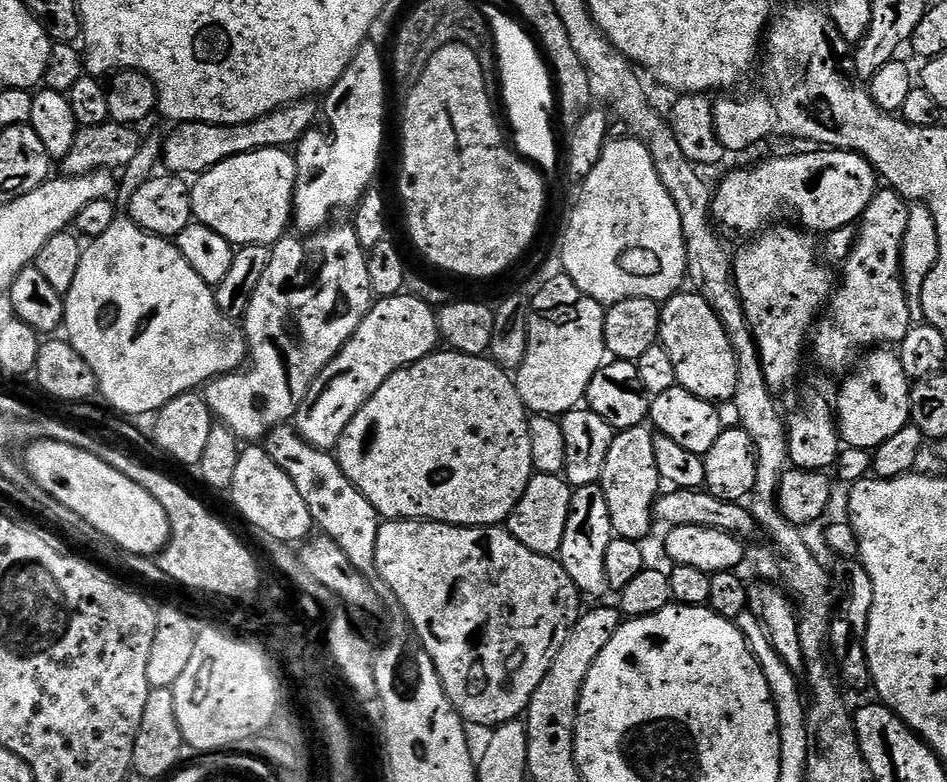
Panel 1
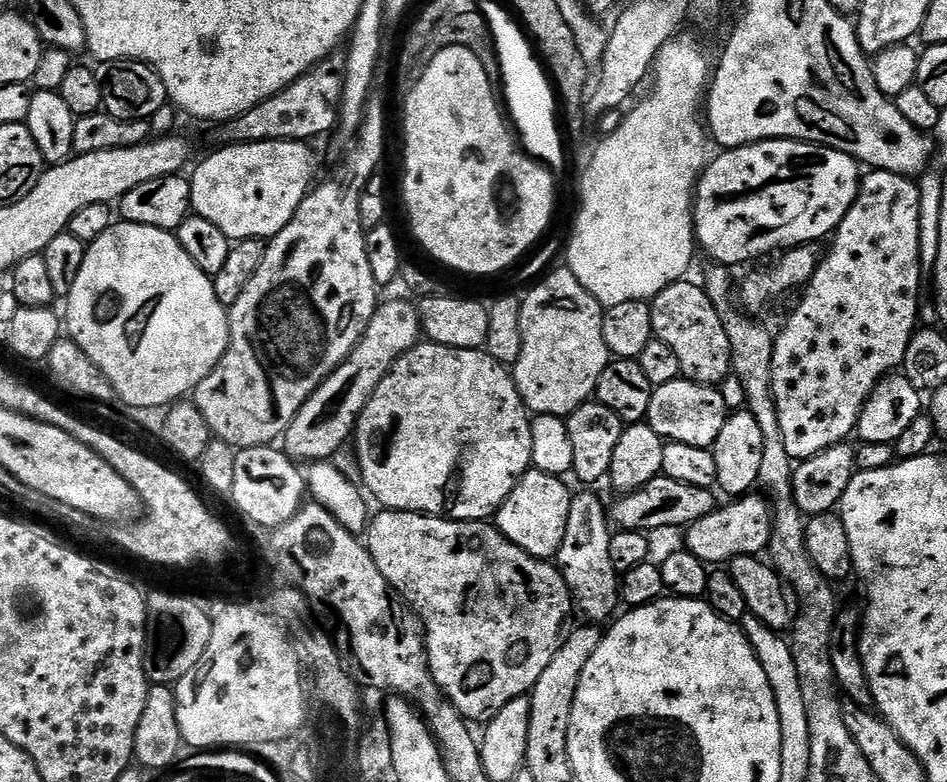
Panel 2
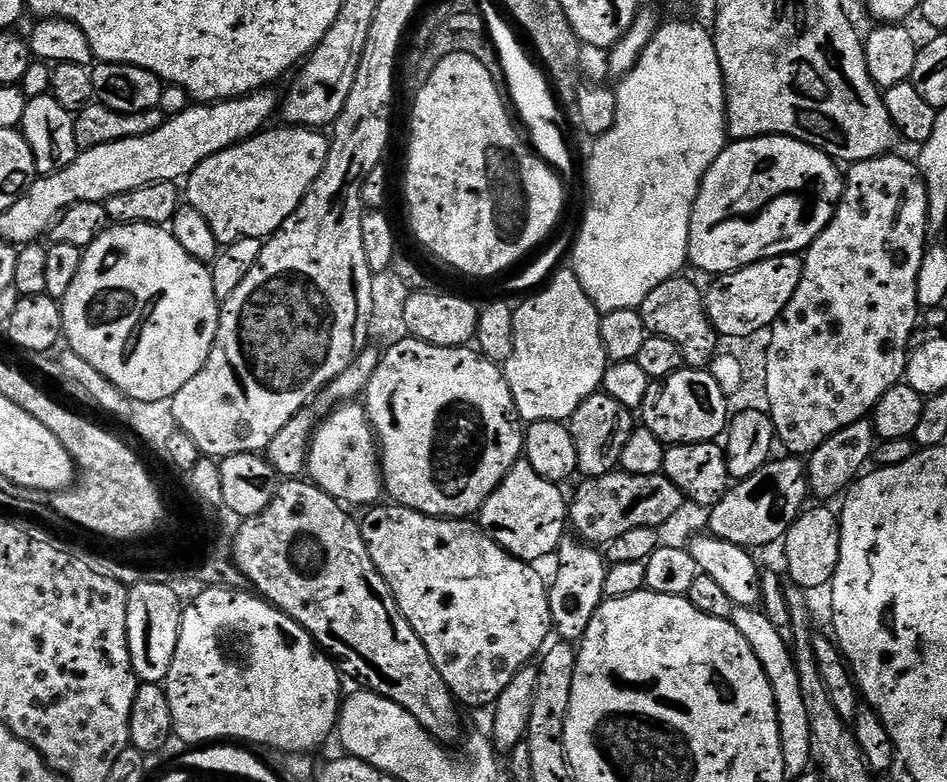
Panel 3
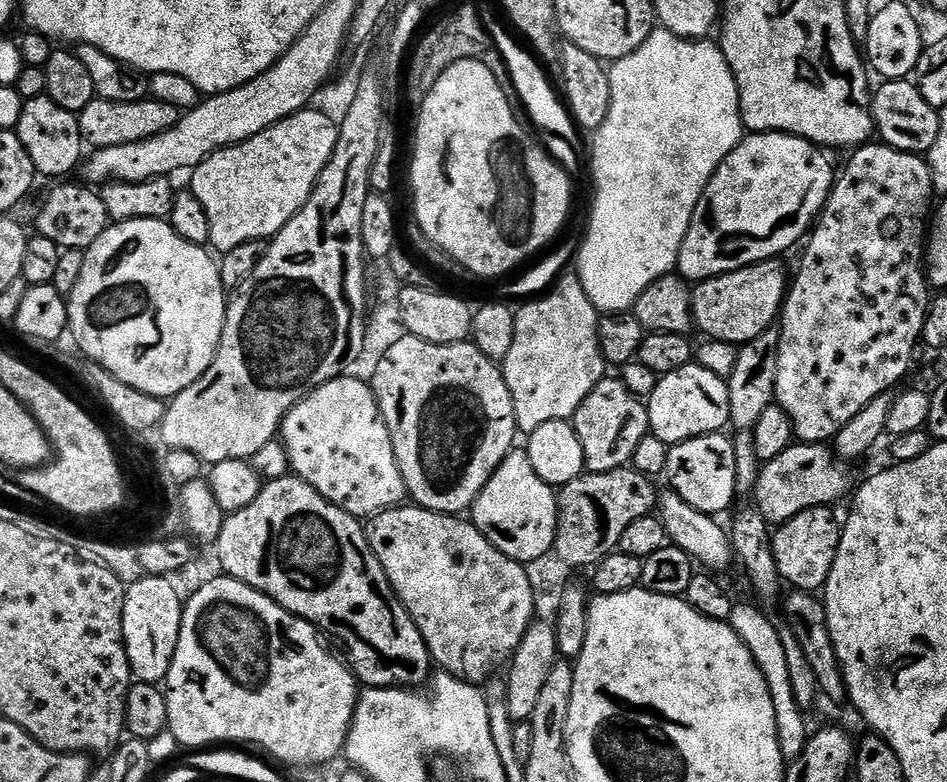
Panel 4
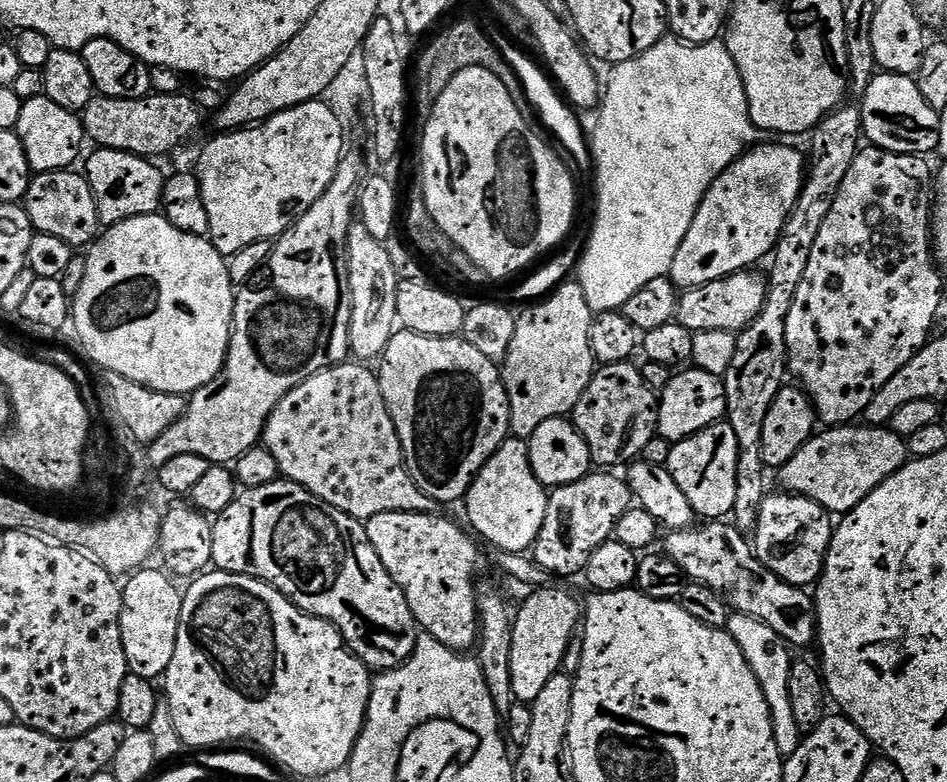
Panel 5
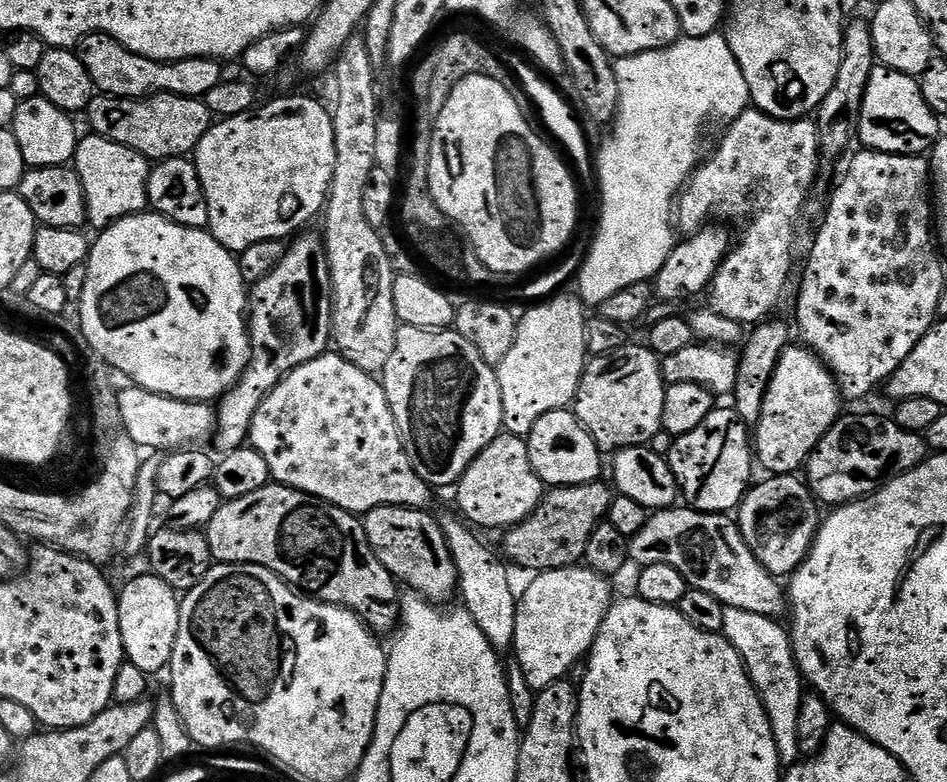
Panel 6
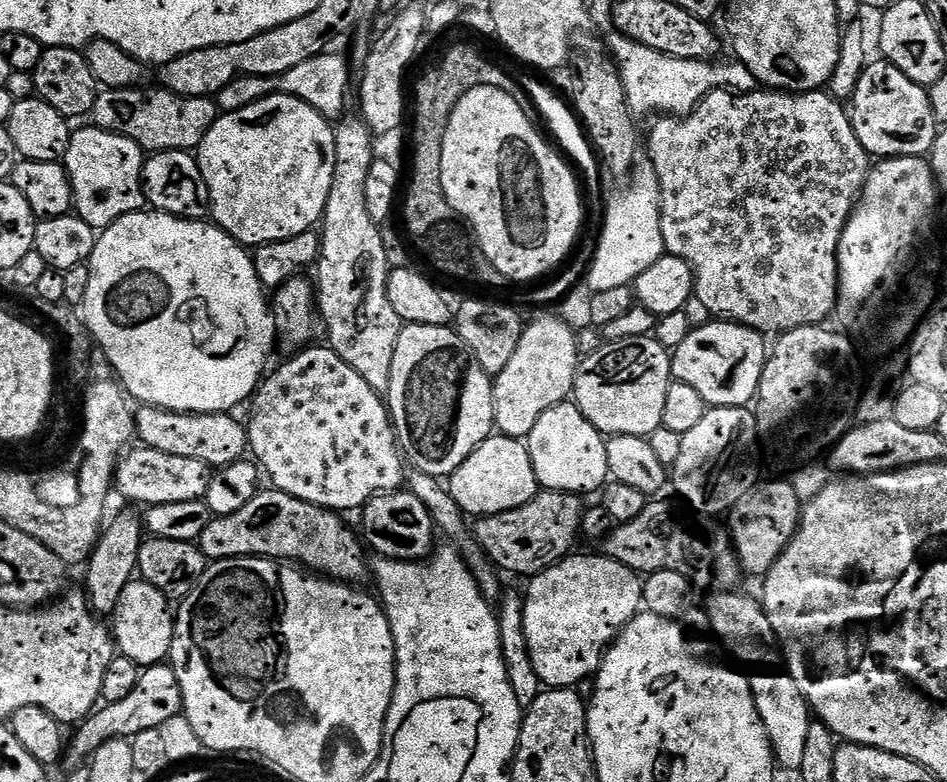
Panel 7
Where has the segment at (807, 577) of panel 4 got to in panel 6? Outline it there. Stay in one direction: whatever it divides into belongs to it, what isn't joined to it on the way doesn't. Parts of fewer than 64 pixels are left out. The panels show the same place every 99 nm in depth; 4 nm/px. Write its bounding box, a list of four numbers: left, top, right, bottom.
[738,475,822,578]

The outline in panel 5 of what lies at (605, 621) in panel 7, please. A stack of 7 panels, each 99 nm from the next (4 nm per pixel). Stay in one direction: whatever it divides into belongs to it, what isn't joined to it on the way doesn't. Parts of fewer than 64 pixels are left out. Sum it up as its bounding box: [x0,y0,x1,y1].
[510,586,582,706]

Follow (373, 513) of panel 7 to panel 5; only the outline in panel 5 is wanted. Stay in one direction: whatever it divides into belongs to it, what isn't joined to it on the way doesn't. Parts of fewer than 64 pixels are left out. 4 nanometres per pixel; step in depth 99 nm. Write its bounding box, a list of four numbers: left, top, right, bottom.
[366,512,481,653]

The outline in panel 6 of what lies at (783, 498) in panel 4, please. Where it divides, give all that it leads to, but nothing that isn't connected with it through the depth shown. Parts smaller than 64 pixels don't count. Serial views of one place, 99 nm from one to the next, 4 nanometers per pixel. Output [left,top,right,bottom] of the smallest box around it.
[806,415,926,506]

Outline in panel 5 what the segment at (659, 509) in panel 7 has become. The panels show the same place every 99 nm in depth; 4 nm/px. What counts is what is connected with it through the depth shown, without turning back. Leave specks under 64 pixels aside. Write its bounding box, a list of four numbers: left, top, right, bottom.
[663,522,818,649]

